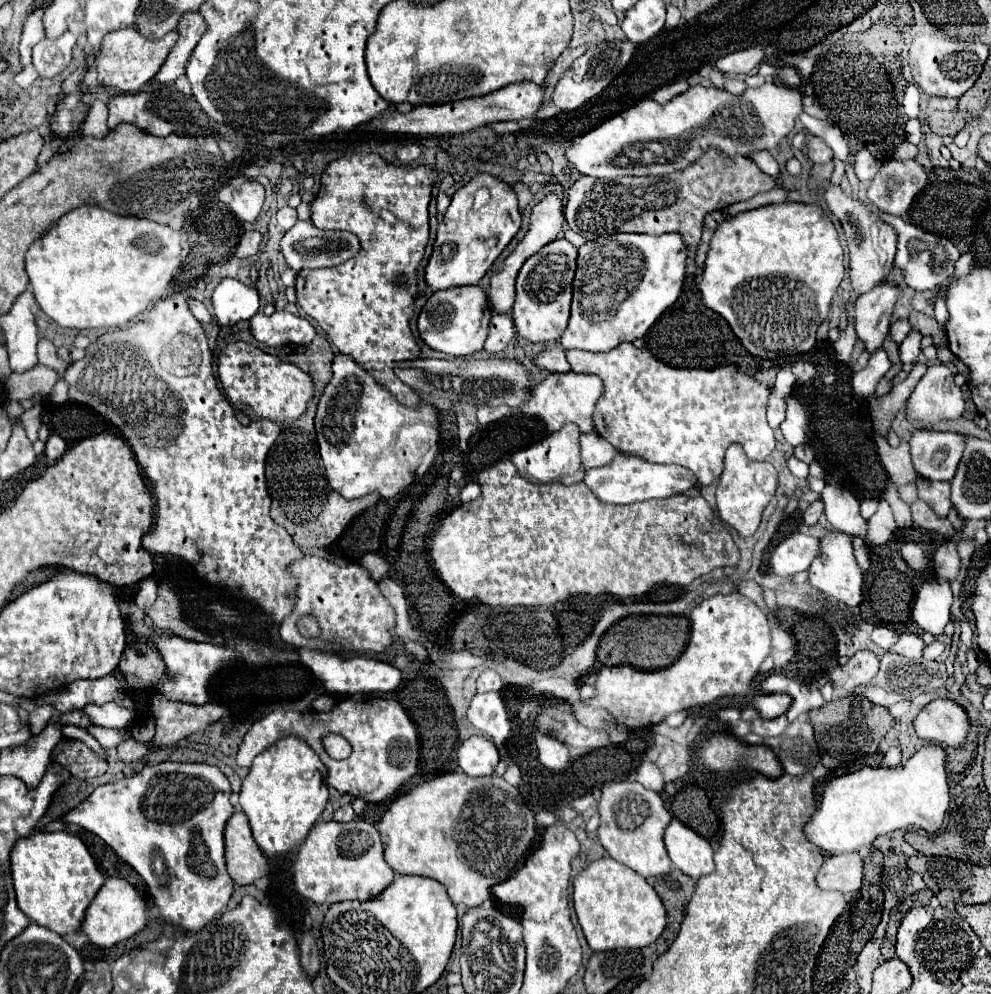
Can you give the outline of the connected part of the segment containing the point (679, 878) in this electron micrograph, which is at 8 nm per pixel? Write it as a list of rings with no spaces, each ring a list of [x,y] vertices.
[[[676,868],[672,872],[668,872],[666,876],[656,878],[654,888],[656,888],[658,896],[662,898],[662,902],[666,906],[666,912],[668,912],[666,930],[656,940],[656,952],[658,954],[664,954],[672,946],[672,942],[676,940],[682,918],[684,918],[686,904],[688,904],[690,896],[694,894],[694,884],[696,882],[690,876],[686,876],[684,872],[680,872]]]

